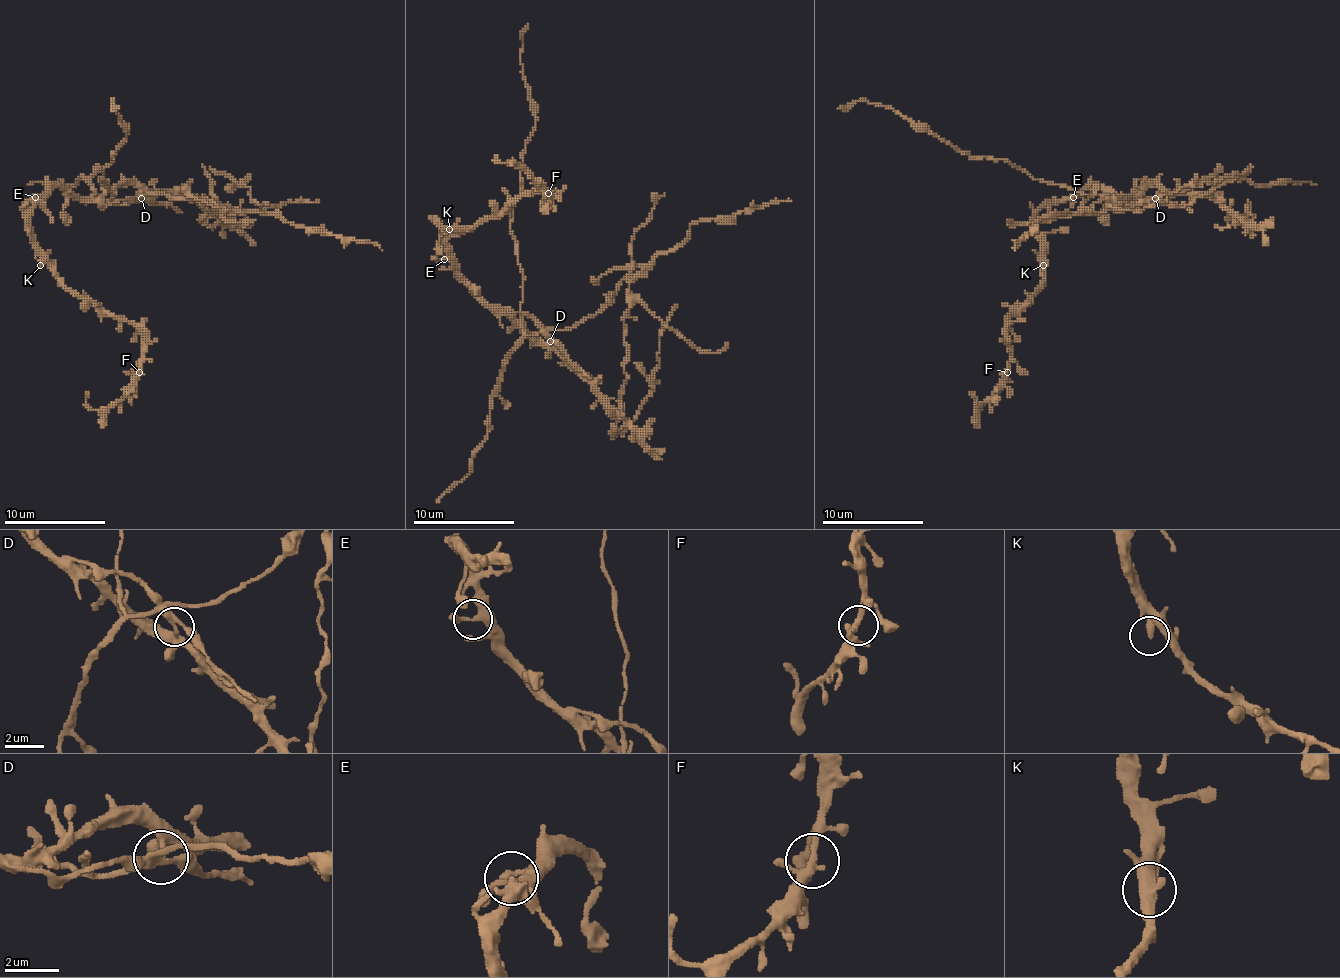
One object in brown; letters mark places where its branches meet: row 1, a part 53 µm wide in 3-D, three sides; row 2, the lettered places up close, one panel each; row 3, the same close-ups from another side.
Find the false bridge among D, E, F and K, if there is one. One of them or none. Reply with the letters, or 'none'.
D

